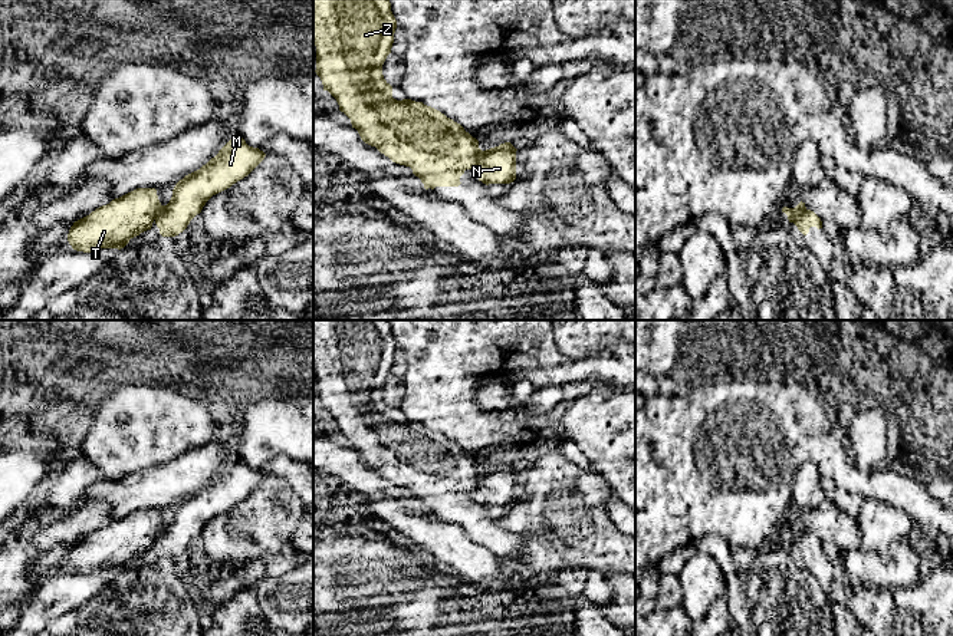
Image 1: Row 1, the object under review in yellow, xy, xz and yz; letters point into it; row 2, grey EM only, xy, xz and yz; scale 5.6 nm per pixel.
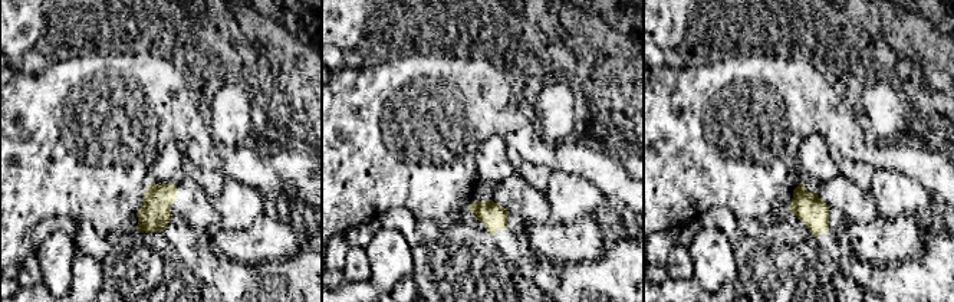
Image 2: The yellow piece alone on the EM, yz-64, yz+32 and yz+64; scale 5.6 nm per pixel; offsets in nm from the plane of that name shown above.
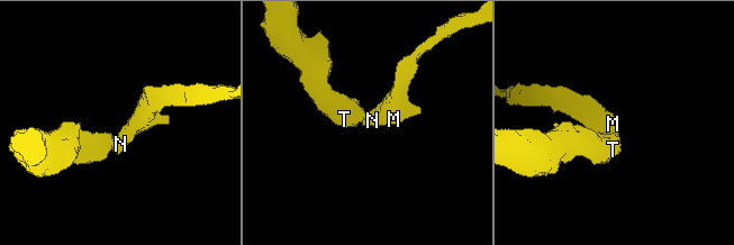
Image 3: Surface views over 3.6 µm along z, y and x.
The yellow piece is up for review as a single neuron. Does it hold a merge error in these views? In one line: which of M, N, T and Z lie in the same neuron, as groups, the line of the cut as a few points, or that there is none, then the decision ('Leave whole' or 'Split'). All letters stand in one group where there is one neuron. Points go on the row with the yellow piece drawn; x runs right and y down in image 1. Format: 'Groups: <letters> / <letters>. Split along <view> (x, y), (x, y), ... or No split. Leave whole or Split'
Groups: M N / T Z. Split along yz (805, 208), (786, 214). Split

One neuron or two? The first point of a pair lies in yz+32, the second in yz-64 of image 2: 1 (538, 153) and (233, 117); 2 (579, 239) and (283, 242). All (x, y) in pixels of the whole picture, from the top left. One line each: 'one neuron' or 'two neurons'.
1: two neurons
2: one neuron

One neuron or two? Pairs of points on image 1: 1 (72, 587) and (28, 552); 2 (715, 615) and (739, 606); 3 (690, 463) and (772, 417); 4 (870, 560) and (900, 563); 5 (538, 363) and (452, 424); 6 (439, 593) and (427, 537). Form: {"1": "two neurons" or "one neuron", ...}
{"1": "two neurons", "2": "two neurons", "3": "one neuron", "4": "one neuron", "5": "one neuron", "6": "two neurons"}

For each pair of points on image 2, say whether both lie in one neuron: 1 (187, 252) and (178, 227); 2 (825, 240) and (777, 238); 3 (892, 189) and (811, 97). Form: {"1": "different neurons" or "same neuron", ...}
{"1": "same neuron", "2": "different neurons", "3": "different neurons"}

